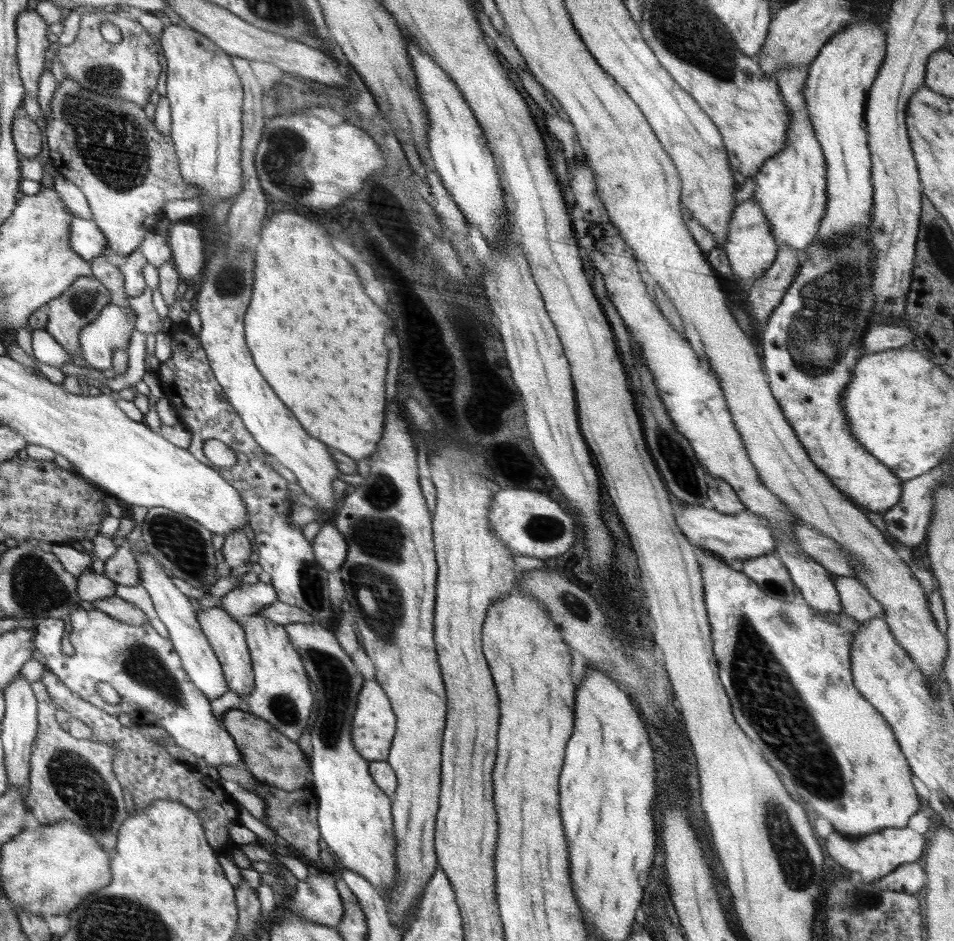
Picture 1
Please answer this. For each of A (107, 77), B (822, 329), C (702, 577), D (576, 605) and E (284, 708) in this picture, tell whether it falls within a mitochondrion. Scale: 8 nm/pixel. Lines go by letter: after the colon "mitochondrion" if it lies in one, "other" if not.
A: mitochondrion
B: mitochondrion
C: other
D: mitochondrion
E: mitochondrion

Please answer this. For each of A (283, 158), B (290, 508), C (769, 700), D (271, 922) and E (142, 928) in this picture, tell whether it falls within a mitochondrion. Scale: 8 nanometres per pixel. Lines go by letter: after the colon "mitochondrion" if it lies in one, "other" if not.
A: mitochondrion
B: other
C: mitochondrion
D: other
E: mitochondrion

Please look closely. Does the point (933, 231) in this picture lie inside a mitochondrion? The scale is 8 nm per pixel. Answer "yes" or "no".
yes

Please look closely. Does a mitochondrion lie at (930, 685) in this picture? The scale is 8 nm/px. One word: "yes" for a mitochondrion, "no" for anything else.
no

